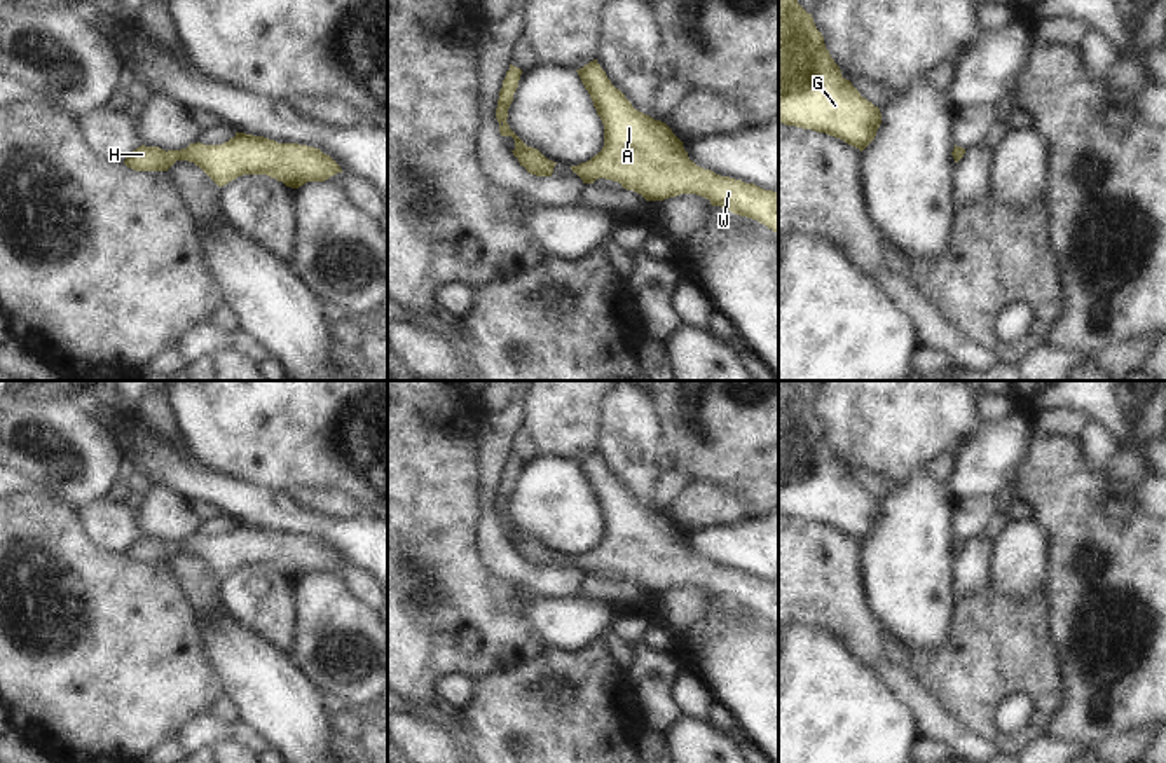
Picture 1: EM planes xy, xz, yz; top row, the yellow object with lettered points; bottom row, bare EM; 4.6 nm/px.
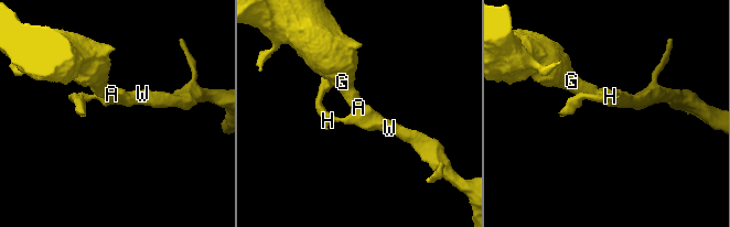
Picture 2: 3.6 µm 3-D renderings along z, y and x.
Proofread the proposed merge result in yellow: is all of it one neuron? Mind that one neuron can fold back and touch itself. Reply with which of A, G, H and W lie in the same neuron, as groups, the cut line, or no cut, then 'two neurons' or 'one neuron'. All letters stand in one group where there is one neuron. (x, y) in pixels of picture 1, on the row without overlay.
A G H W | no cut | one neuron

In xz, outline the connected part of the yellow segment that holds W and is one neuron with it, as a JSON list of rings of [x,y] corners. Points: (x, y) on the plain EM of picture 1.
[[[597,450],[576,463],[604,515],[602,541],[590,552],[571,557],[573,564],[576,564],[583,574],[593,574],[599,569],[613,571],[623,580],[641,585],[646,592],[696,585],[709,590],[712,597],[728,599],[735,606],[758,611],[773,623],[778,623],[777,583],[696,557],[672,520],[665,513],[635,501],[625,485],[611,475]]]

